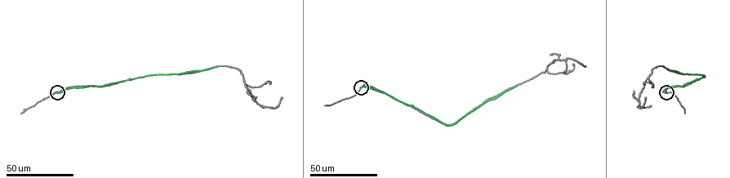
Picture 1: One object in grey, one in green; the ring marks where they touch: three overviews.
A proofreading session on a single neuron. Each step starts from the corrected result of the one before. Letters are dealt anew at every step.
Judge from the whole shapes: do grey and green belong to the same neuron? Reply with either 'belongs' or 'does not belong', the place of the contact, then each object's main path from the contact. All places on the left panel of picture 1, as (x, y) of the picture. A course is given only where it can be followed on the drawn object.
does not belong; place (57, 92); course grey (57, 92), (153, 74), (193, 73), (229, 66), (238, 69), (251, 97), (260, 105), (274, 108), (282, 97); course green (57, 92), (72, 86), (103, 86), (152, 75), (178, 73), (213, 67)

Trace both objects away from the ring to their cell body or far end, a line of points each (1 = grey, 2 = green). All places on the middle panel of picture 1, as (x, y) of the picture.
1: (361, 87), (365, 83), (451, 125), (504, 91), (544, 72), (555, 60), (570, 58), (585, 65)
2: (361, 87), (386, 93), (448, 125), (456, 122), (488, 99), (516, 86)

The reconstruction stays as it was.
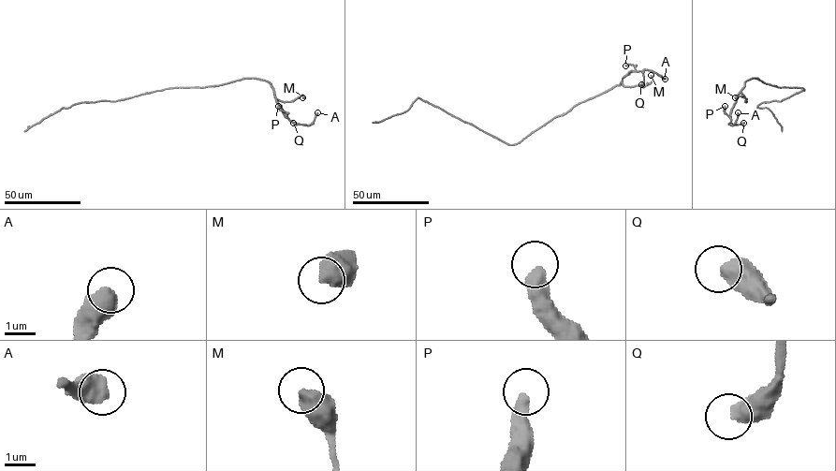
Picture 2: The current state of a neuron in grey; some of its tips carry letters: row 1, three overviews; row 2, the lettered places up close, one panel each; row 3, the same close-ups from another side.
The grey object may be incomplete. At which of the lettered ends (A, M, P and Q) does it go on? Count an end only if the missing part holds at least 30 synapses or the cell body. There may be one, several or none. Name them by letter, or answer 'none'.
none

